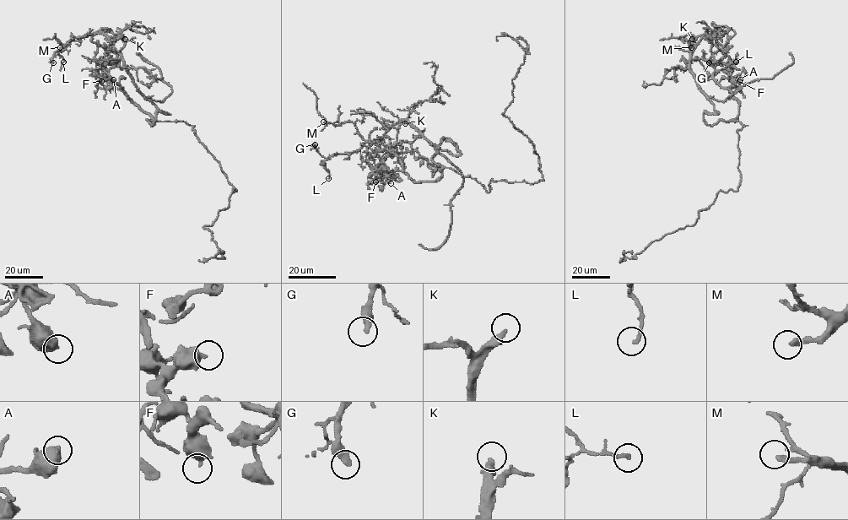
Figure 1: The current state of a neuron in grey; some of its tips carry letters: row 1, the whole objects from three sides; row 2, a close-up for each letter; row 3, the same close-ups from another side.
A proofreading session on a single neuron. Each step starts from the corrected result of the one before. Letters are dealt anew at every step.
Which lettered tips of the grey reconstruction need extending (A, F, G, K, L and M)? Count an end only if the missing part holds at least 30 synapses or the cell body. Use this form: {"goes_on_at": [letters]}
{"goes_on_at": []}

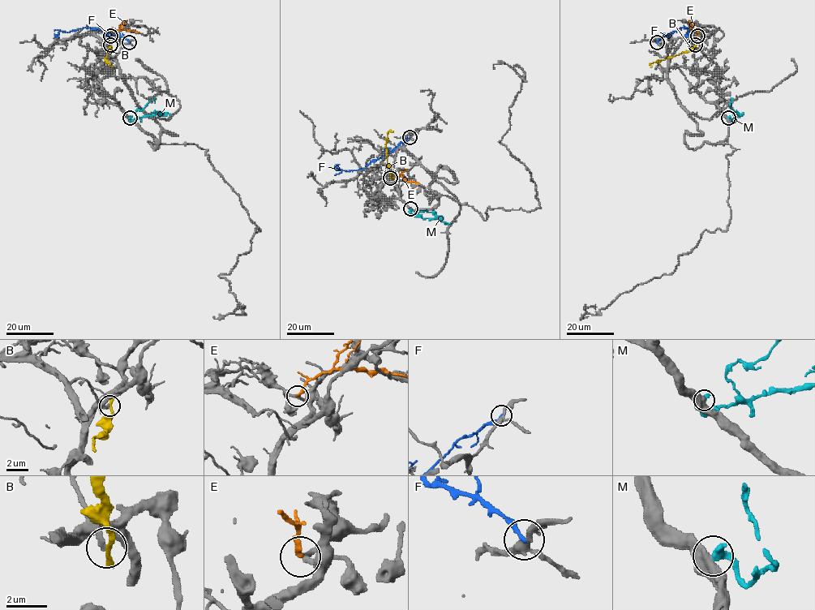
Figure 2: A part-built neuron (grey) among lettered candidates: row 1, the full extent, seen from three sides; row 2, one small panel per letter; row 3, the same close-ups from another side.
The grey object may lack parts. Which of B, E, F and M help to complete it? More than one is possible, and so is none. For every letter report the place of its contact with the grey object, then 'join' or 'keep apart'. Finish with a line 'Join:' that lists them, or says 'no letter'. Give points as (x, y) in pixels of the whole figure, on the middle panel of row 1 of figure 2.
B: (390, 176) | keep apart
E: (390, 178) | keep apart
F: (409, 137) | keep apart
M: (410, 208) | keep apart
Join: no letter

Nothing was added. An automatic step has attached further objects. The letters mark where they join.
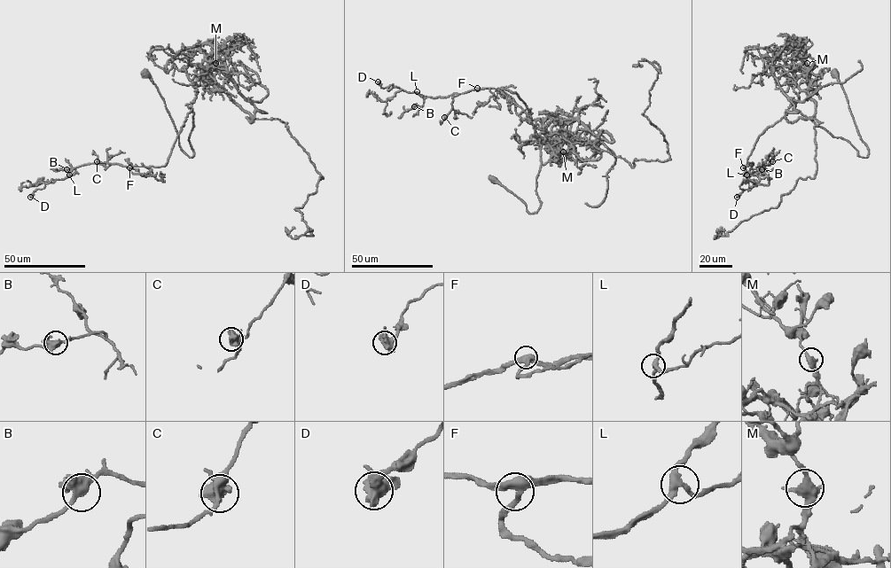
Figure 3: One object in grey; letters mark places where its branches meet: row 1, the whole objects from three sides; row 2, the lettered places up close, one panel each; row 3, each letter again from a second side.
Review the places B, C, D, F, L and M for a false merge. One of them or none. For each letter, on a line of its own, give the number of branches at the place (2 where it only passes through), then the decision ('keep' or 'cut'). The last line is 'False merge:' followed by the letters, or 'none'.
B: 3 branches meet; keep
C: 3 branches meet; keep
D: 3 branches meet; keep
F: 3 branches meet; keep
L: 3 branches meet; keep
M: 3 branches meet; cut
False merge: M

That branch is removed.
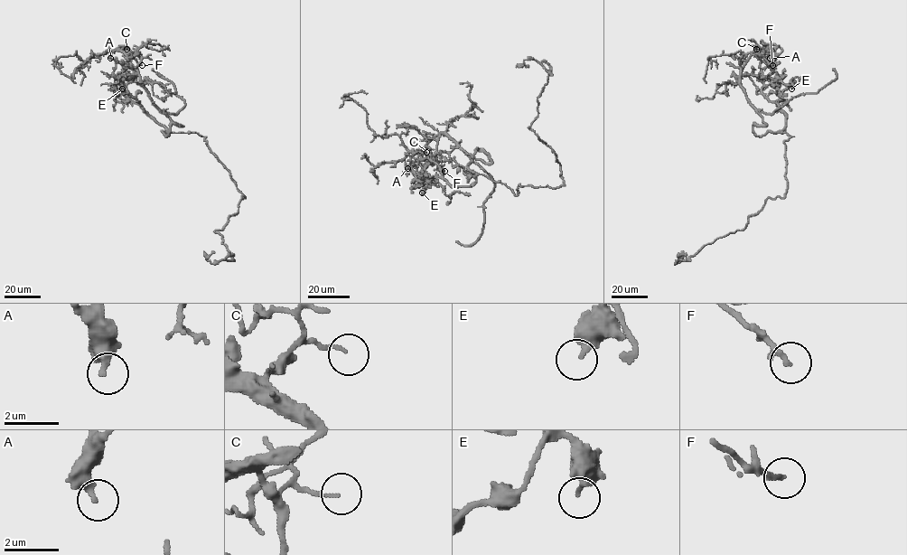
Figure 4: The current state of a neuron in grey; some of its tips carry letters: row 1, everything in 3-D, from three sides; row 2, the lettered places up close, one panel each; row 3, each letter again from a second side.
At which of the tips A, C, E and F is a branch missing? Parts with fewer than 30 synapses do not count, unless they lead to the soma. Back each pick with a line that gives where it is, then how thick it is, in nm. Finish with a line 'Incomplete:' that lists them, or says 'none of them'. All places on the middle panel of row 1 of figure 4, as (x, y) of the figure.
Incomplete: none of them

